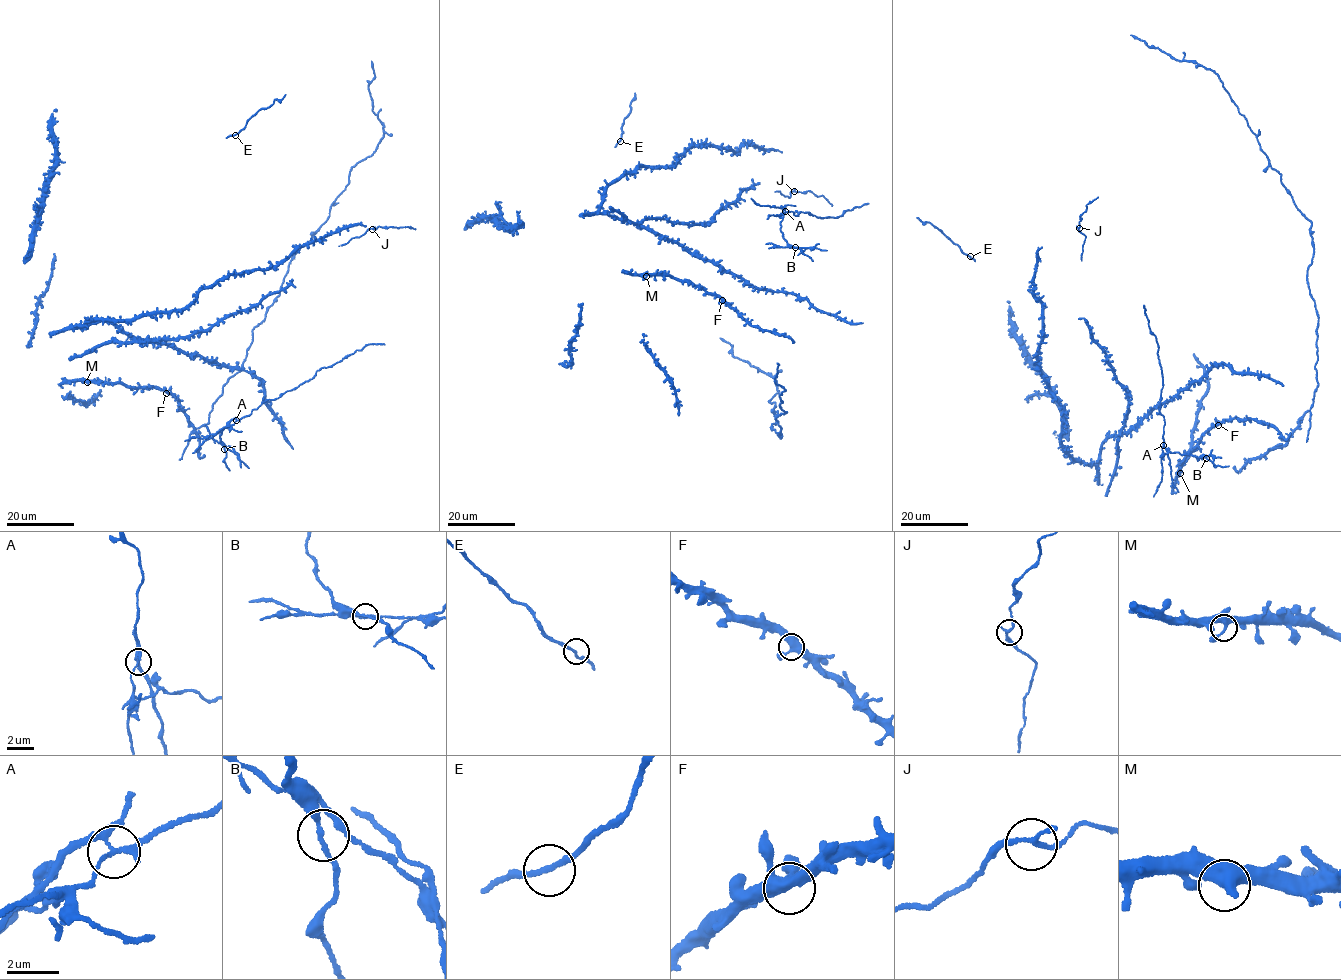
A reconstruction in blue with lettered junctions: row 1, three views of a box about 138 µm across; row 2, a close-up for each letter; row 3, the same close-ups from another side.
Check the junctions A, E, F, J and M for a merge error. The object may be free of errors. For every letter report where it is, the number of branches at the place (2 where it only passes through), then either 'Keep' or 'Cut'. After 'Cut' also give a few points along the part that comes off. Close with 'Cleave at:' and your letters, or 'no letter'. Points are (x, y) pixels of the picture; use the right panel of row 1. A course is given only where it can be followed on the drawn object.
A: Place: (1163, 445). Branches: 4. Cut. Course of the part to remove: (1164, 444), (1165, 423), (1159, 410), (1164, 384), (1158, 346), (1144, 305)
E: Place: (970, 256). Branches: 2. Keep
F: Place: (1218, 425). Branches: 4. Keep
J: Place: (1079, 228). Branches: 2. Keep
M: Place: (1180, 473). Branches: 4. Keep
Cleave at: A

